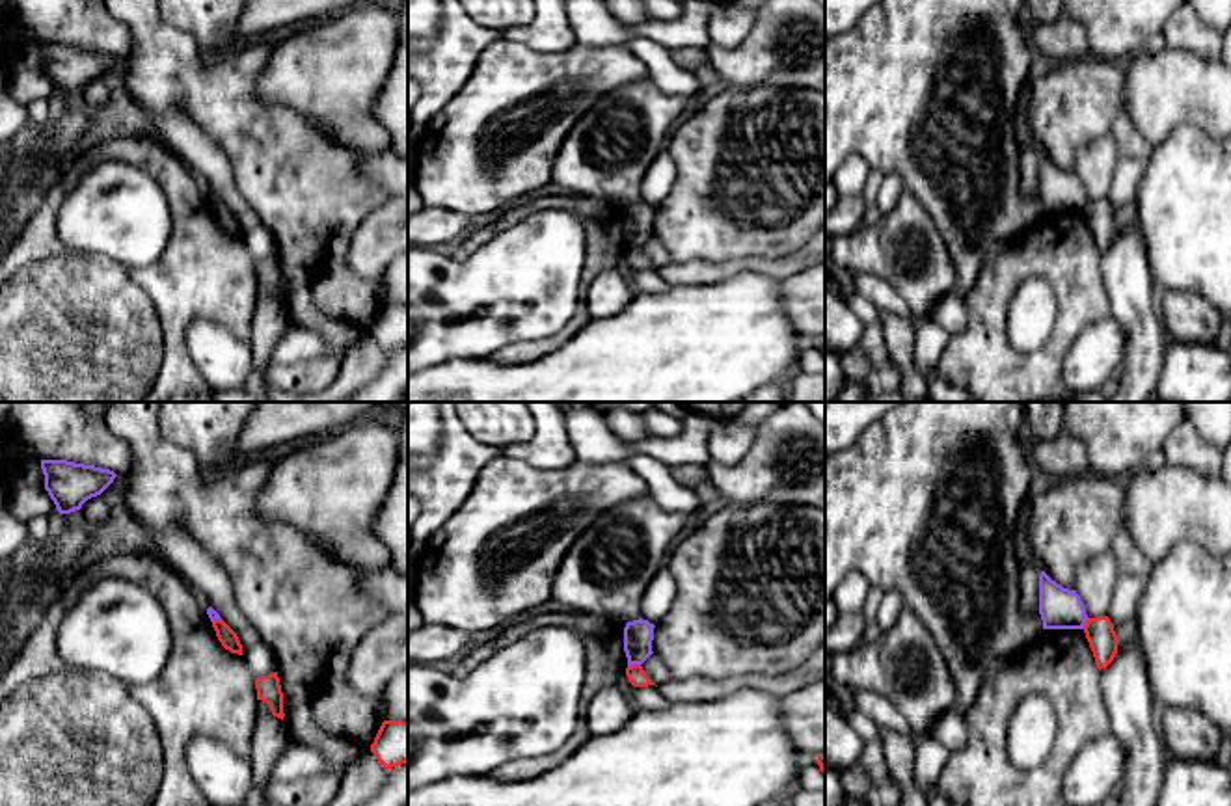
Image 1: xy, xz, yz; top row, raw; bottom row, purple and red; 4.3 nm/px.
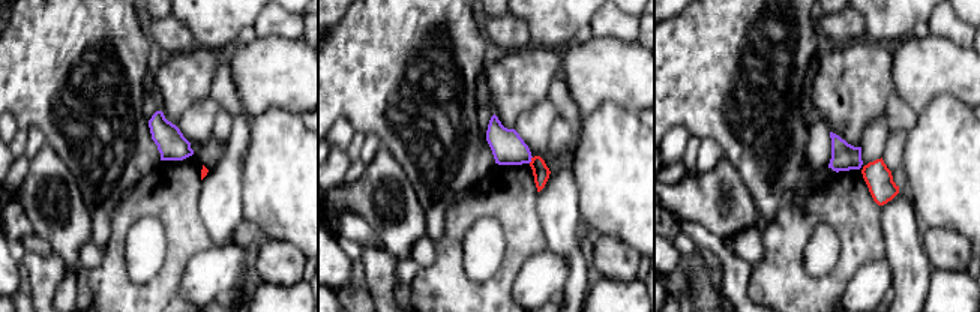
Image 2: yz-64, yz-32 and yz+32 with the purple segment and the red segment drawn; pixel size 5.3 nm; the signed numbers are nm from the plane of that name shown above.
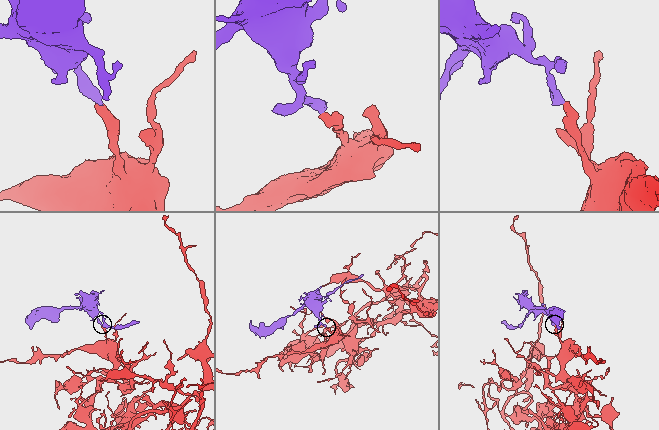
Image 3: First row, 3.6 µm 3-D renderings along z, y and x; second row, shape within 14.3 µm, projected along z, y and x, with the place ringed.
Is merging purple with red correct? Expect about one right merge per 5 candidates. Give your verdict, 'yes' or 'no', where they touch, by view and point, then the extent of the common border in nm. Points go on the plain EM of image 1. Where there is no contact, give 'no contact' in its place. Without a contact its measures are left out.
no; meets purple in xz at (634, 246); contact 60 nm long

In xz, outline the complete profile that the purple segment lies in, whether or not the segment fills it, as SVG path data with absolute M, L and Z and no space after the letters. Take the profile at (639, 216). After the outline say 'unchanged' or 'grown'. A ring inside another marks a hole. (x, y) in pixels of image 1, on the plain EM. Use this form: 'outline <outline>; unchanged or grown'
outline M643 201L626 207L624 235L628 240L628 249L643 248L654 236L652 235L654 210L656 210L654 207Z; unchanged

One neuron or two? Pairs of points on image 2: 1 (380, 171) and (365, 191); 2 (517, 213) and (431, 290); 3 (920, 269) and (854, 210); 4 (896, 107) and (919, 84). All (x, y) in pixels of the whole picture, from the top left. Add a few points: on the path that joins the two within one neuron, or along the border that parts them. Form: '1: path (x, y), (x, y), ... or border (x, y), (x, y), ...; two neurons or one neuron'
1: path (380, 176), (369, 186); one neuron
2: path (486, 209), (476, 209), (455, 230), (449, 260); one neuron
3: border (878, 206), (886, 257); two neurons
4: border (895, 93), (917, 113); two neurons

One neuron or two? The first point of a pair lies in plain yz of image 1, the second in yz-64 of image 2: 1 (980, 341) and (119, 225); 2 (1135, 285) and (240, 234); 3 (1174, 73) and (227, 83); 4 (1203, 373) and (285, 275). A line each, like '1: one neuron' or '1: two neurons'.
1: one neuron
2: two neurons
3: two neurons
4: two neurons

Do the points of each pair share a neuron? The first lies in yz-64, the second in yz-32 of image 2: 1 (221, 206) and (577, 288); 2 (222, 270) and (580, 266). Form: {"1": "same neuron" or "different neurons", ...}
{"1": "same neuron", "2": "different neurons"}

